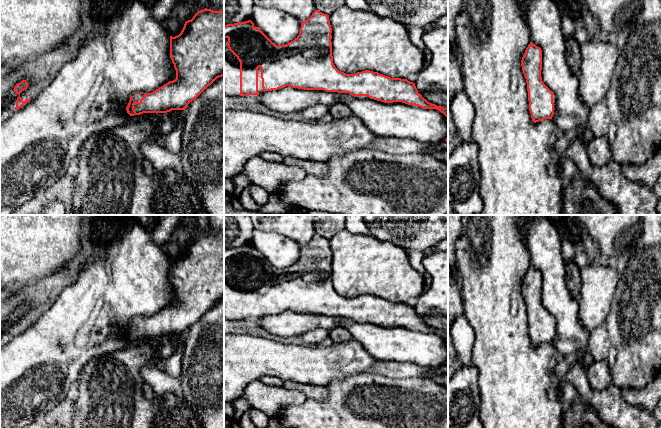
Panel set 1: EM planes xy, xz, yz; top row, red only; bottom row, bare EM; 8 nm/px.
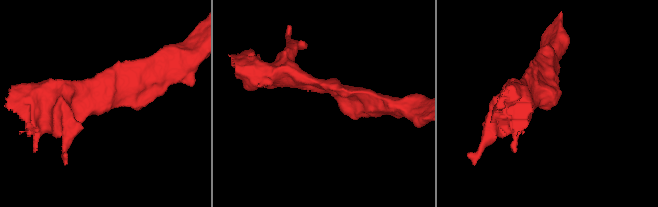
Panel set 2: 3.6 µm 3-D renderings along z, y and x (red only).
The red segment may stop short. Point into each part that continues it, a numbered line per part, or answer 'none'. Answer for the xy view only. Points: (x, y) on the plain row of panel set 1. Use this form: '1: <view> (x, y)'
1: xy (136, 321)

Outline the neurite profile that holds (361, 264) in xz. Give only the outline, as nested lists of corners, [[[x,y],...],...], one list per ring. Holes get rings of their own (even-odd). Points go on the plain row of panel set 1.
[[[346,229],[334,234],[329,239],[332,252],[332,280],[335,291],[346,298],[365,294],[378,296],[390,302],[406,303],[418,298],[424,290],[424,272],[417,271],[409,262],[407,251],[390,242],[382,242],[371,235],[352,234]]]

